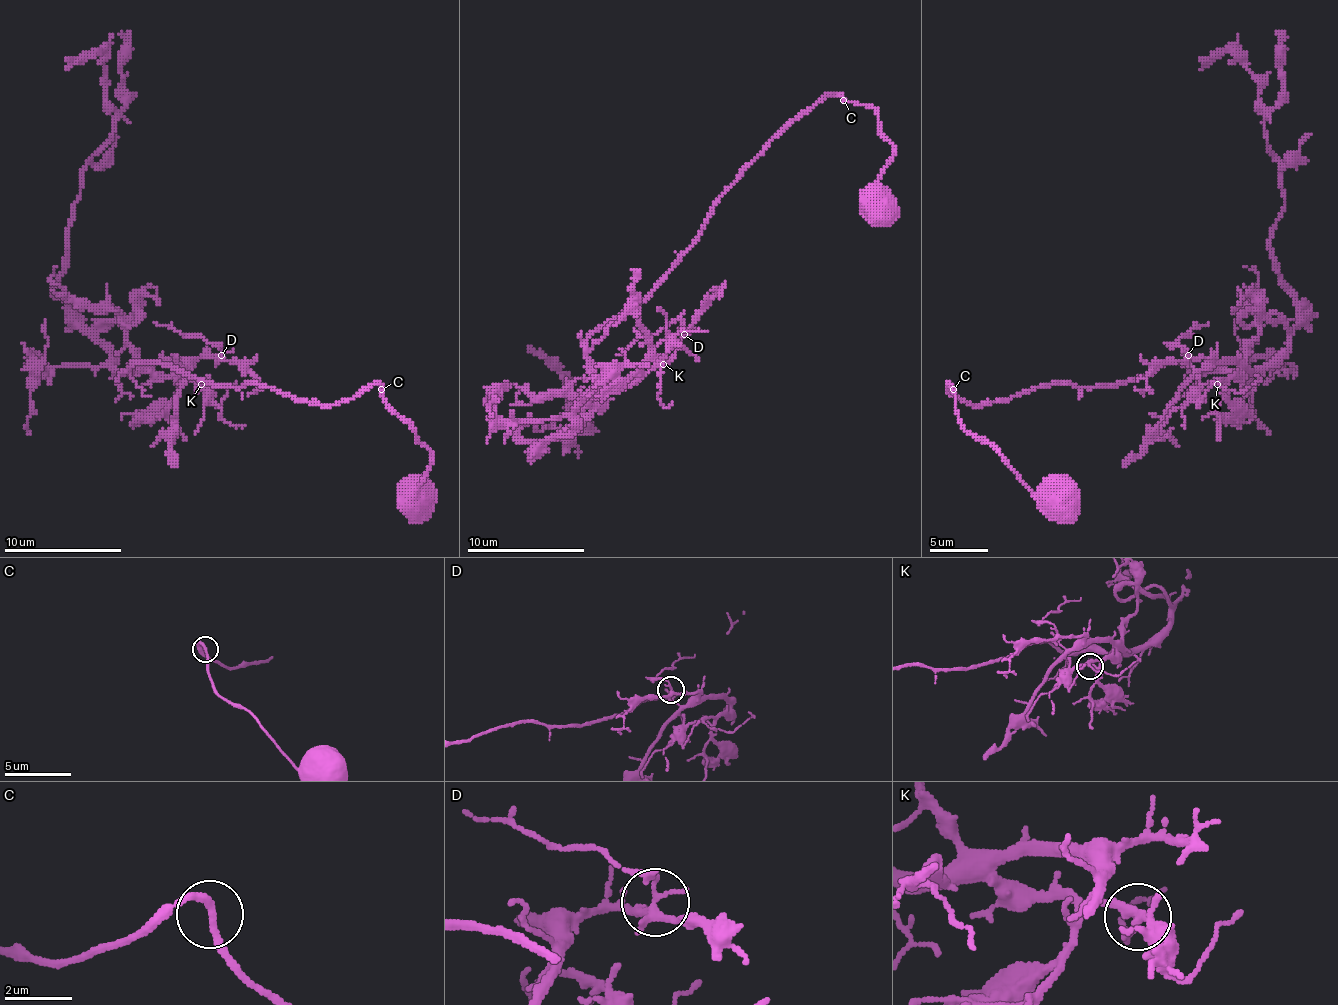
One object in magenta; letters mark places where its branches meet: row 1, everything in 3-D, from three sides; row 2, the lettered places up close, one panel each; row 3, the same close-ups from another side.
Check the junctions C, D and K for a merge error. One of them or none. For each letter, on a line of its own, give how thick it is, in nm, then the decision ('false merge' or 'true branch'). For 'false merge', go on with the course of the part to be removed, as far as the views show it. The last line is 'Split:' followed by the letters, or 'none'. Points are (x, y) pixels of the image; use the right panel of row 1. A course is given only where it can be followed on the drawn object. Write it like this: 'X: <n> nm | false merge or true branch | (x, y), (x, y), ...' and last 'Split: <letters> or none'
C: 220 nm | true branch
D: 200 nm | true branch
K: 200 nm | true branch
Split: none

